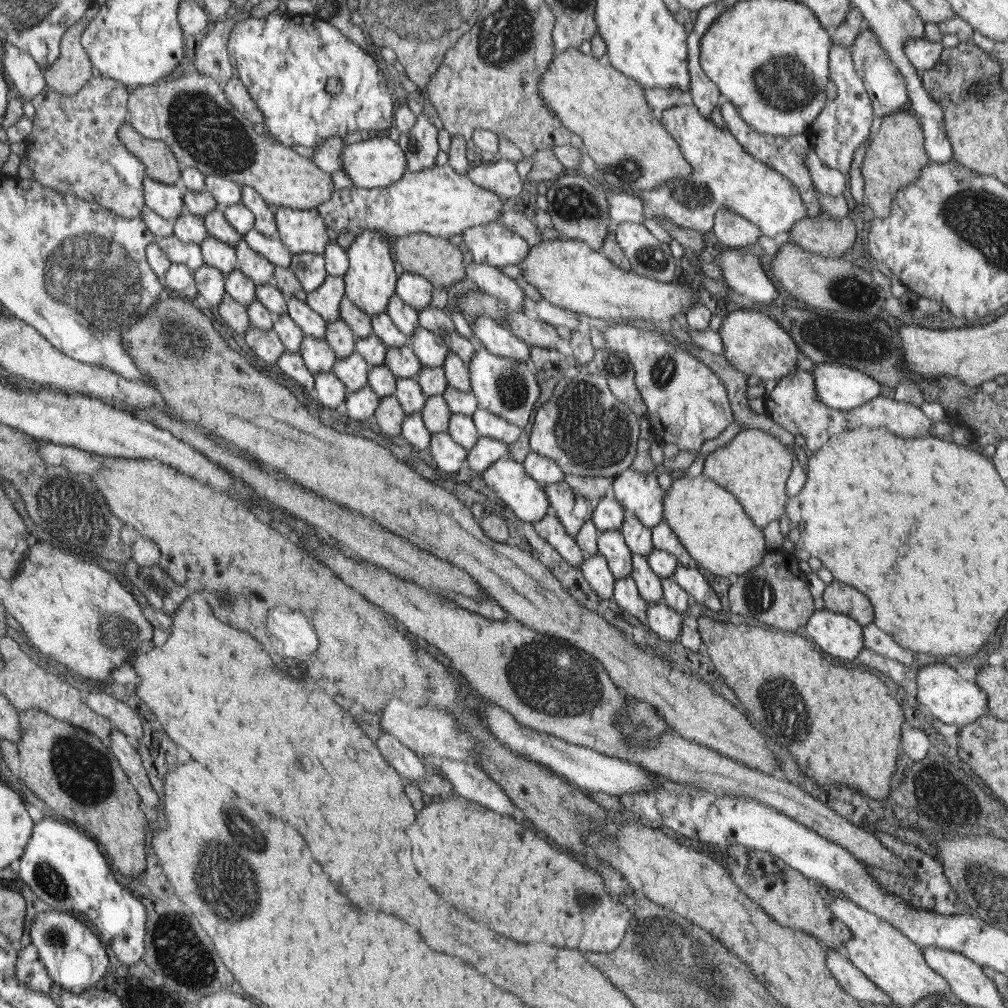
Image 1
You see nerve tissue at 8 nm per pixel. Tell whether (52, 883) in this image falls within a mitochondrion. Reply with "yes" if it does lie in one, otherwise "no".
yes

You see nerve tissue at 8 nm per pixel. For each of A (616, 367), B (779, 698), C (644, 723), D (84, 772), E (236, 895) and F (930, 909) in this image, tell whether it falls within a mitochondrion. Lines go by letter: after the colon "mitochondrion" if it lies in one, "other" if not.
A: mitochondrion
B: mitochondrion
C: mitochondrion
D: mitochondrion
E: mitochondrion
F: other

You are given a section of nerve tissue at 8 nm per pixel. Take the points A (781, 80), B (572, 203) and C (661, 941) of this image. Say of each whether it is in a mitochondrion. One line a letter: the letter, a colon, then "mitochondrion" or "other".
A: mitochondrion
B: mitochondrion
C: mitochondrion

